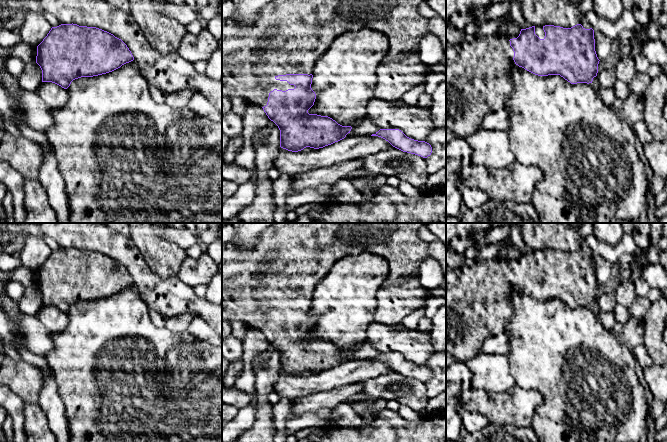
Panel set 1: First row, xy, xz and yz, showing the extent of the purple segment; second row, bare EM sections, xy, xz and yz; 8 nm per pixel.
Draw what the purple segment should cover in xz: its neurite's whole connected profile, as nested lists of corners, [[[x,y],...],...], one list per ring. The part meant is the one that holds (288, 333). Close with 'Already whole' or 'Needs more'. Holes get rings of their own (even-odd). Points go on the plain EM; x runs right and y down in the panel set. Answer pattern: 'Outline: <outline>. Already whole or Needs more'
Outline: [[[274,223],[259,236],[259,240],[254,248],[244,248],[233,242],[222,244],[222,321],[240,321],[247,327],[255,328],[263,332],[268,342],[273,345],[280,354],[280,371],[292,376],[298,376],[306,371],[319,373],[338,366],[350,357],[351,350],[342,350],[328,340],[309,338],[308,334],[314,329],[316,318],[311,312],[313,302],[313,292],[317,284],[329,273],[336,261],[348,255],[358,255],[363,252],[370,252],[382,256],[389,263],[389,274],[383,285],[376,293],[377,308],[374,313],[376,323],[387,326],[402,324],[404,318],[414,310],[427,305],[427,289],[419,281],[420,264],[429,258],[429,244],[420,239],[418,230],[425,223]]]. Needs more

